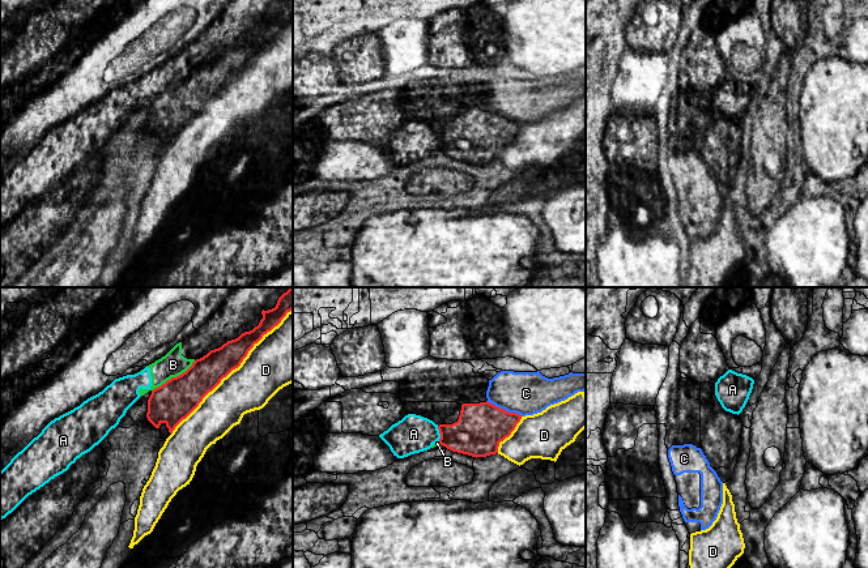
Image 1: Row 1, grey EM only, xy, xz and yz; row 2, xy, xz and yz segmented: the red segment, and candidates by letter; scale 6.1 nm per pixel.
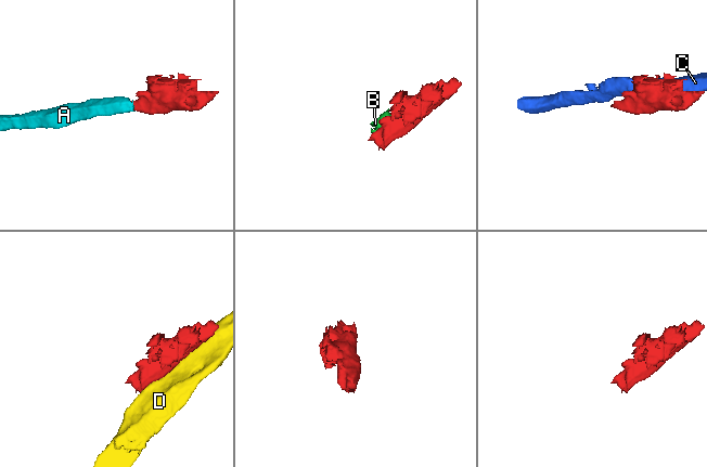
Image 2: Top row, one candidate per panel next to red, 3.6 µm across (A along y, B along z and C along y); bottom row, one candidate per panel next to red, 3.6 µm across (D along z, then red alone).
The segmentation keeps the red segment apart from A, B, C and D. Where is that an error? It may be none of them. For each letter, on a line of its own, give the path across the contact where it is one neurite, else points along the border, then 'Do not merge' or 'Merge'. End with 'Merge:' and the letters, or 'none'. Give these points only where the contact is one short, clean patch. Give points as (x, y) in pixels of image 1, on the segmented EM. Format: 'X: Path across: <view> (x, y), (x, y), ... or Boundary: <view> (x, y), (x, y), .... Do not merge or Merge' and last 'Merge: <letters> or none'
A: Boundary: xz (437, 426), (439, 440). Do not merge
B: Boundary: xy (195, 361), (184, 371), (171, 376), (152, 391). Do not merge
C: Do not merge
D: Do not merge
Merge: none

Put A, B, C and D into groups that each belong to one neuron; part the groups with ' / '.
A B / C / D

